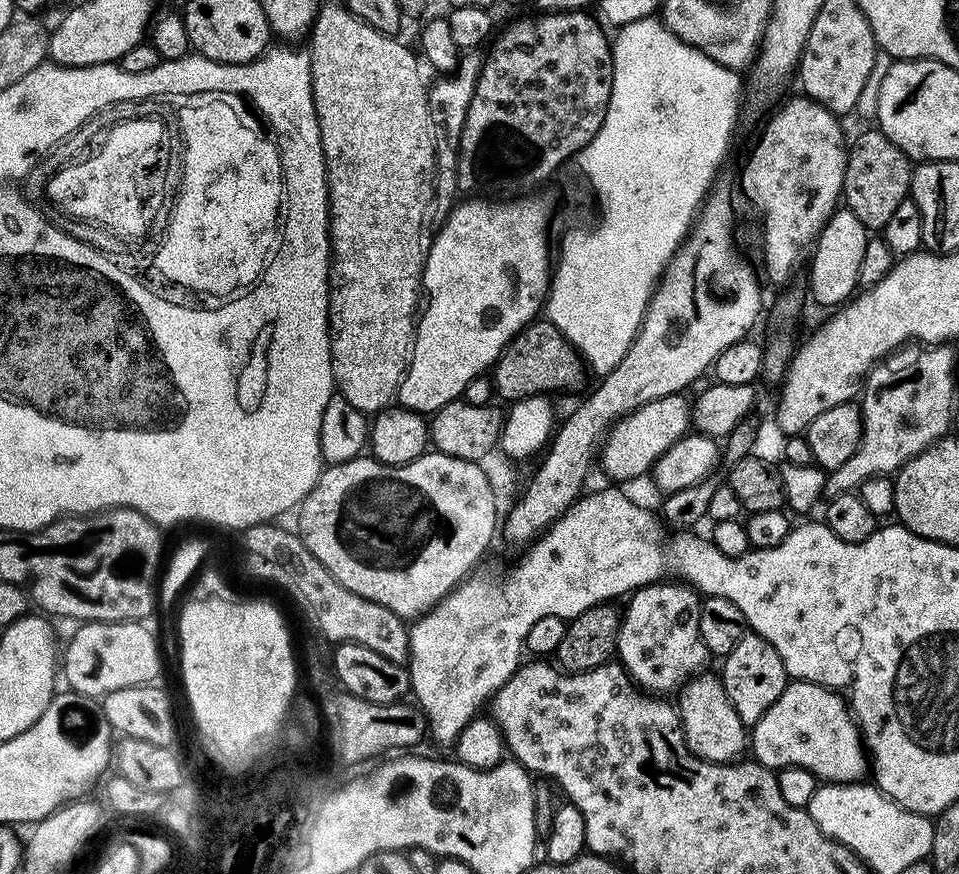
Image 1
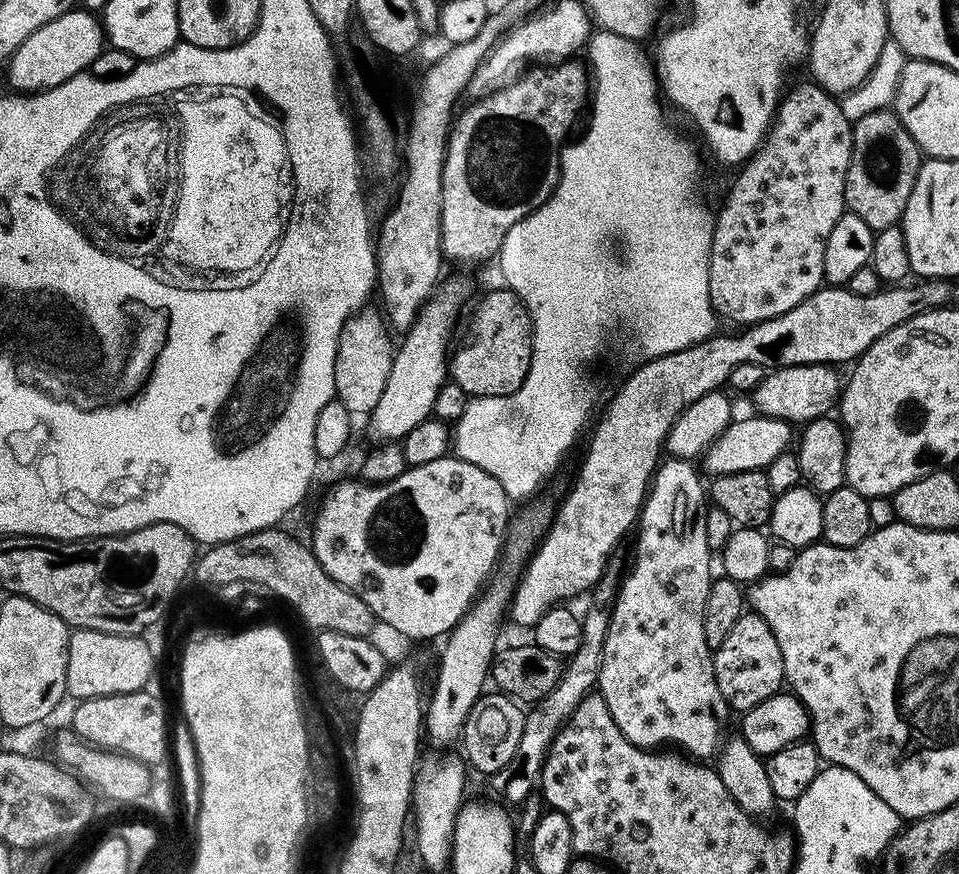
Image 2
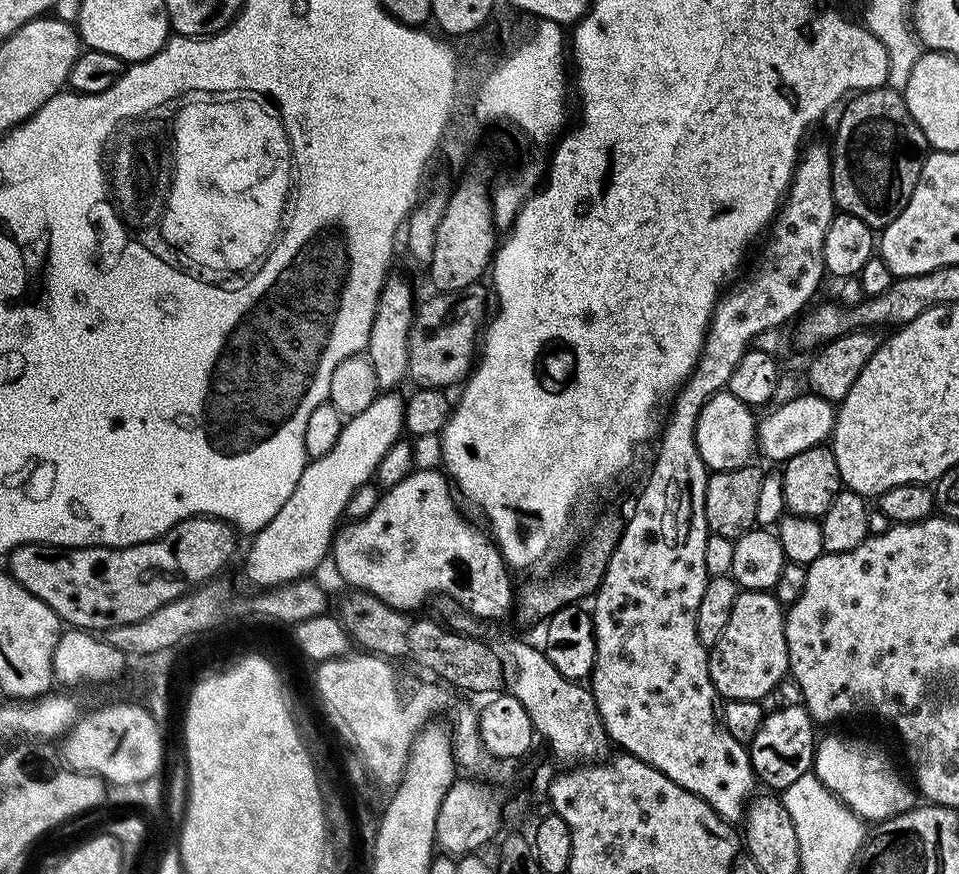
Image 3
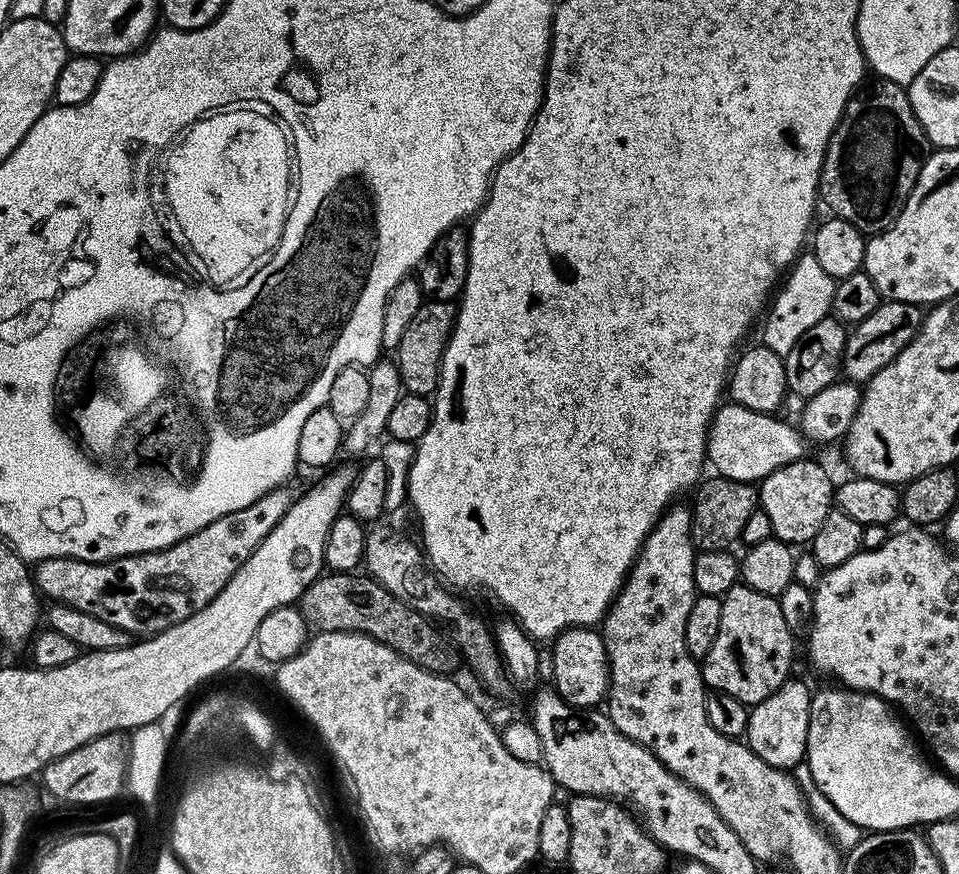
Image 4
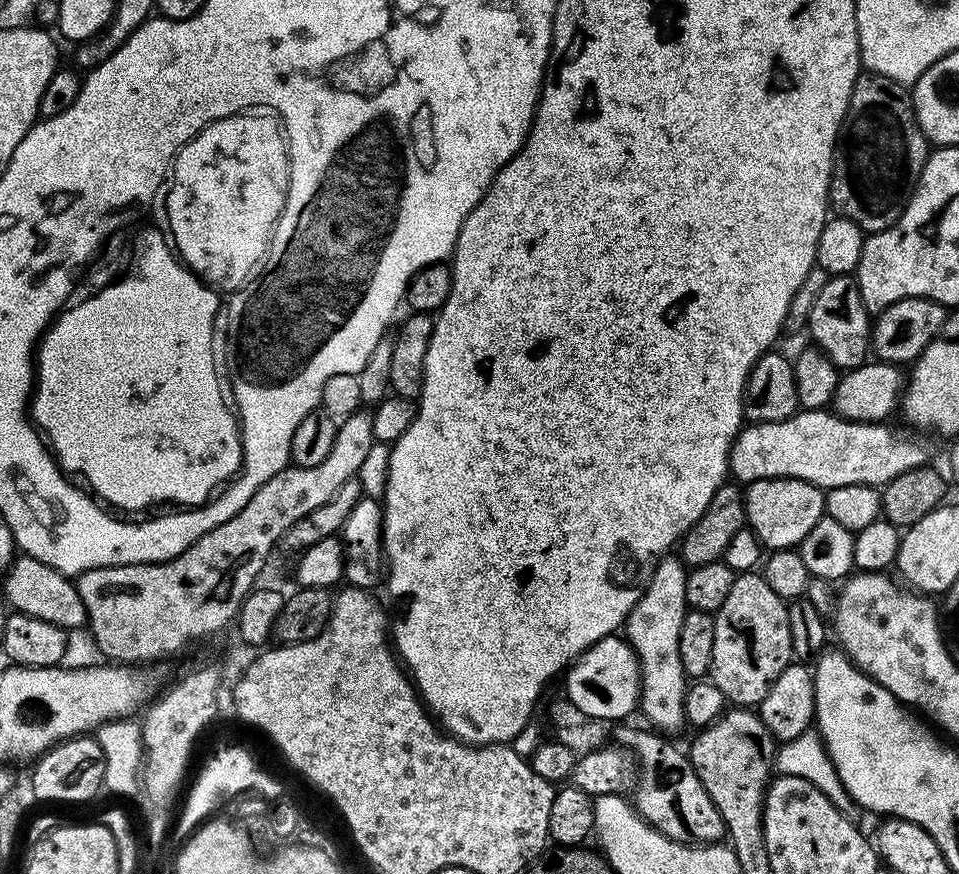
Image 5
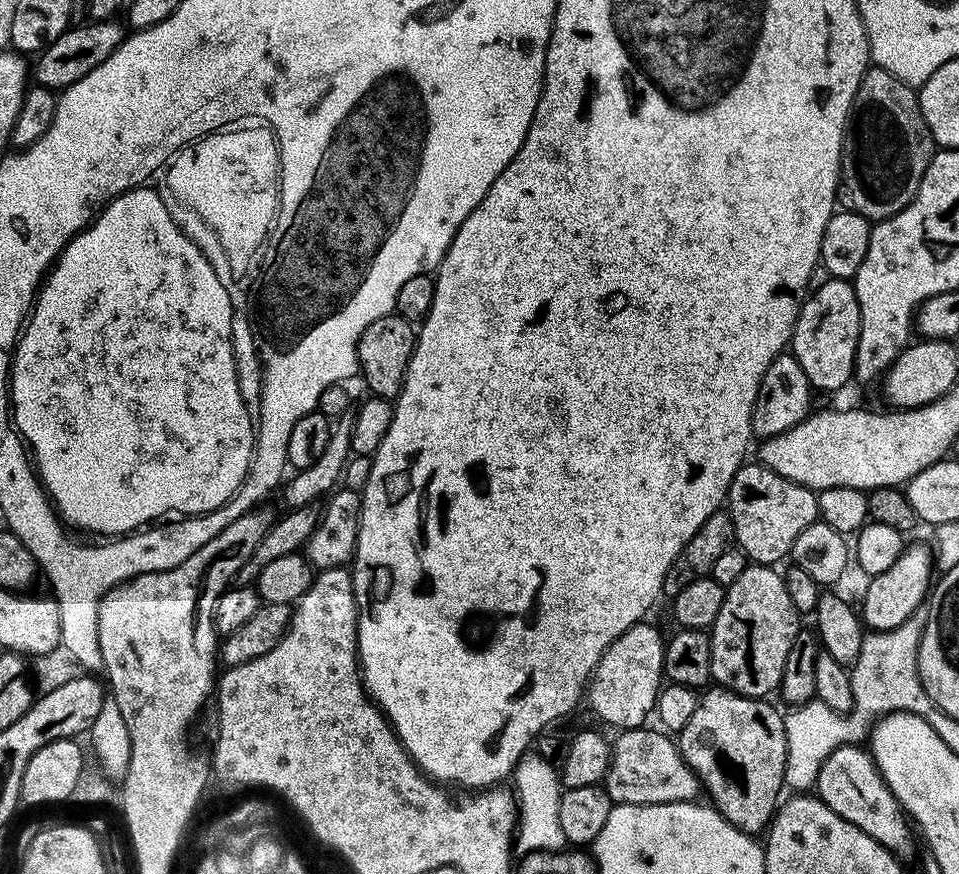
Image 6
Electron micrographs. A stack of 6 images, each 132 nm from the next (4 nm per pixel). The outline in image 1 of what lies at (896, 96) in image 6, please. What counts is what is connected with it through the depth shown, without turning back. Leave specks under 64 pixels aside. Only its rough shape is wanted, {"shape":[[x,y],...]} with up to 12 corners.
{"shape":[[884,132],[848,150],[842,200],[869,230],[909,199],[913,161]]}

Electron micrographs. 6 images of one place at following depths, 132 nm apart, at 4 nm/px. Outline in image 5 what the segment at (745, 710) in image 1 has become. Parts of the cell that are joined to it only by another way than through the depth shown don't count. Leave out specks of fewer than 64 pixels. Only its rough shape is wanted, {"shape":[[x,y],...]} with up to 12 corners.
{"shape":[[737,575],[716,617],[712,684],[758,706],[794,660],[787,603]]}

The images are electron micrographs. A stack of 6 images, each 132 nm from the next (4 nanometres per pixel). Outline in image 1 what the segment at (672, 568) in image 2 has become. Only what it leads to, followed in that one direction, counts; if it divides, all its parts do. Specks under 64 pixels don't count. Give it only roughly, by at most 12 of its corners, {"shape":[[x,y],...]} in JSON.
{"shape":[[631,593],[615,655],[633,684],[676,694],[705,671],[701,593]]}

